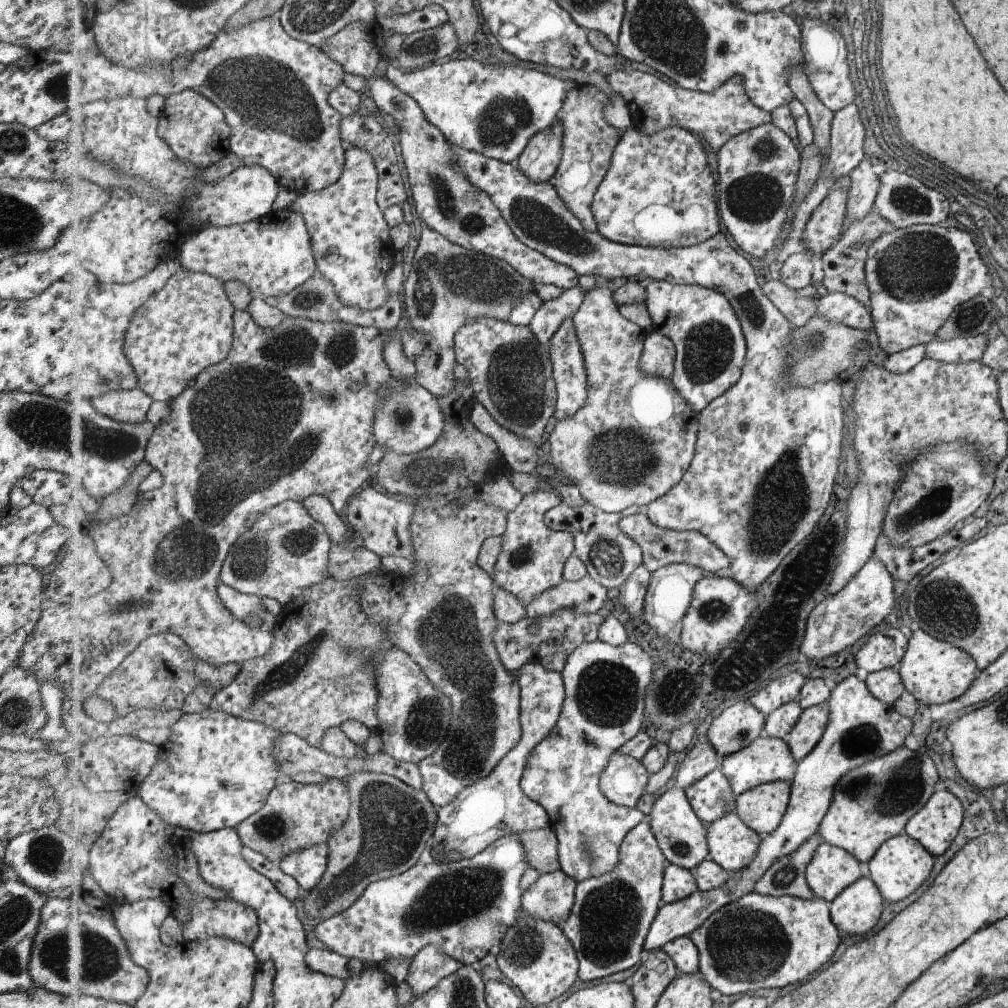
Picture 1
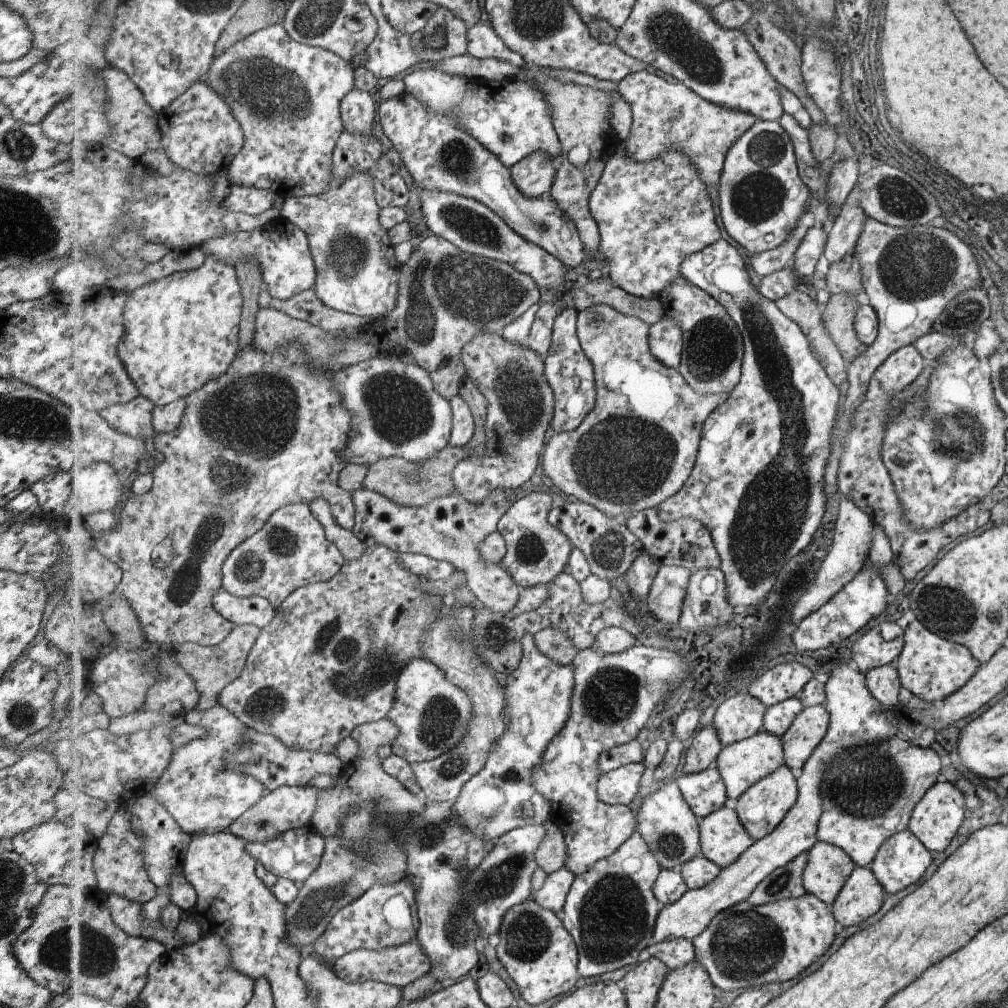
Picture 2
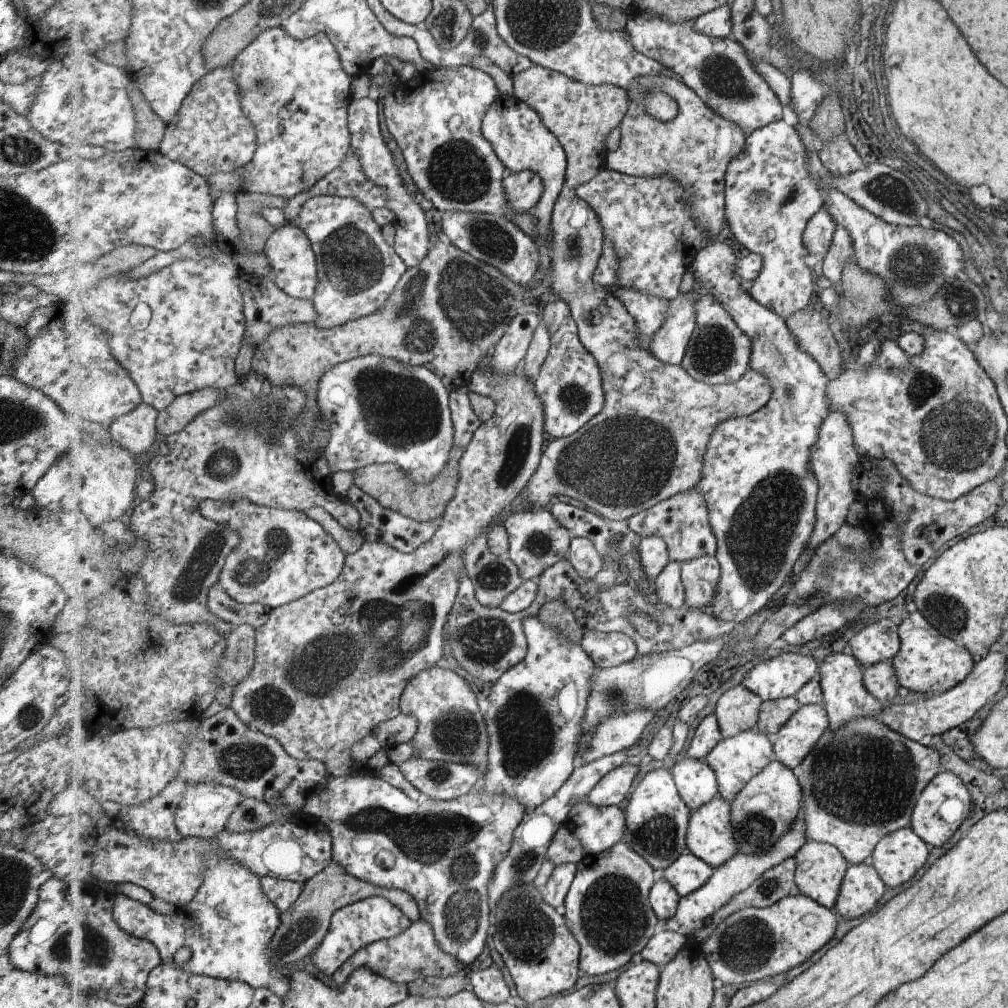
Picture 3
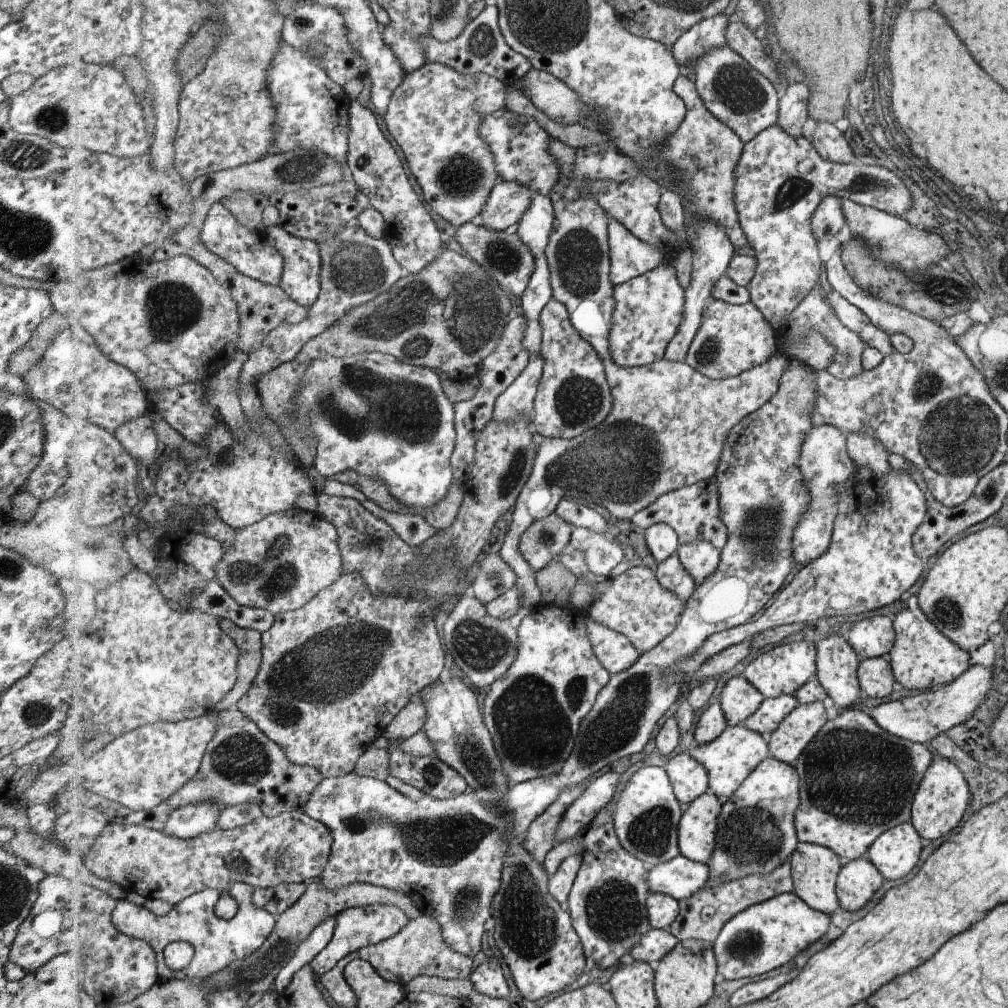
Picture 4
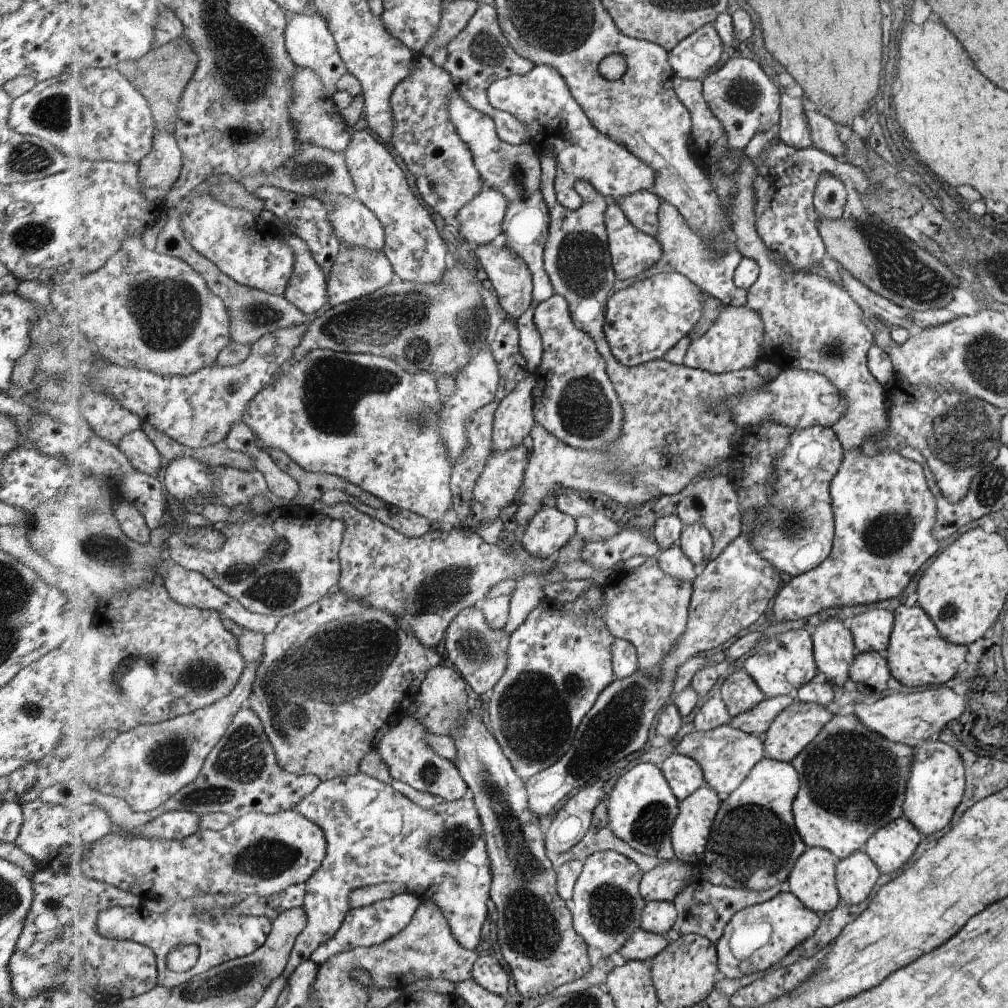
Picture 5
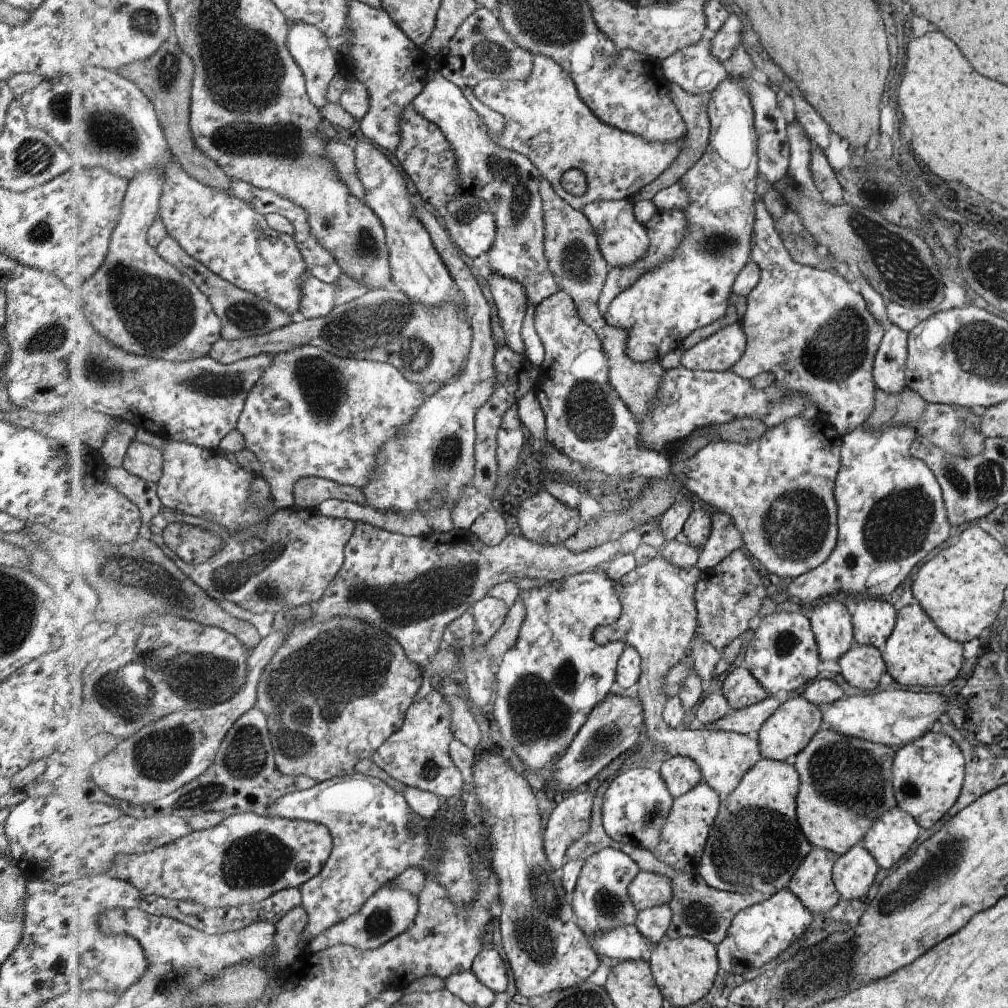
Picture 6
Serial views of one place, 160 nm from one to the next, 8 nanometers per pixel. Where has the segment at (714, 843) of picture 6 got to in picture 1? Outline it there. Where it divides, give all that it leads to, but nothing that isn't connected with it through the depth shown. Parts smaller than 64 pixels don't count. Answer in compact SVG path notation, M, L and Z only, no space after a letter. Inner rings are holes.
M777 780L737 796L737 814L760 834L771 835L782 824L790 807L793 784Z

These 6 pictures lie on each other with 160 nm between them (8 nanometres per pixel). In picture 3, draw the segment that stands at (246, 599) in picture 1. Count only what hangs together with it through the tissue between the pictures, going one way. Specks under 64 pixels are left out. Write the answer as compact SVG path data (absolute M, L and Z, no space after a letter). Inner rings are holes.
M215 584L208 596L208 607L221 620L234 627L251 625L258 629L270 619L272 609L263 603L243 604L229 596L219 584Z

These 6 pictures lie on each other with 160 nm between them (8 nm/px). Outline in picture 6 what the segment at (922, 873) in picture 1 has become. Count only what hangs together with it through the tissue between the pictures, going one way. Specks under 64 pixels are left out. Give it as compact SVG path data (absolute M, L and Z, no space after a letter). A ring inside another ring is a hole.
M896 807L875 820L861 844L881 869L889 870L913 848L917 836L918 822L909 812Z

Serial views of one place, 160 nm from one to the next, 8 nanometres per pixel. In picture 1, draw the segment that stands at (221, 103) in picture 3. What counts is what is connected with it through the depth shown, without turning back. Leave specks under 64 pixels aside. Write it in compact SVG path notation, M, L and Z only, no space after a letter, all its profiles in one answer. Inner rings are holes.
M188 89L167 98L153 95L147 99L147 111L159 117L158 136L185 164L207 169L221 162L232 151L231 126L227 123L226 113L202 93Z

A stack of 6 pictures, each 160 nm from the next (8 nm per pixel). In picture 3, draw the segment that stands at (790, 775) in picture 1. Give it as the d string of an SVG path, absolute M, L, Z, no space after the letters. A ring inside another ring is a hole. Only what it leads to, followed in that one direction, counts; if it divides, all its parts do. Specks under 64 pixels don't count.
M755 727L737 736L721 739L721 742L706 756L705 761L715 769L718 776L719 795L732 803L746 784L761 774L763 769L775 760L777 758L773 737Z

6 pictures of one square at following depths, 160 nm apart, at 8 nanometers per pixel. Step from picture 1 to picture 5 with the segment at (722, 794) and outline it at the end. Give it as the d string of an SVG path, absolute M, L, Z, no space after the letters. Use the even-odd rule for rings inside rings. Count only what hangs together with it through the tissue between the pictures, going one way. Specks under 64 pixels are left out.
M672 752L661 769L681 802L707 785L702 765L690 756Z

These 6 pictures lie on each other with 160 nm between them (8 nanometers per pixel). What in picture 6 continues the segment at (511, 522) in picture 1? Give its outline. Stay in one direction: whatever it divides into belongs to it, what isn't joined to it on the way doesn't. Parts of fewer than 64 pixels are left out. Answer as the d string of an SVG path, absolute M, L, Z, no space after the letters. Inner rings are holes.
M544 491L521 503L518 526L528 540L559 545L580 530L579 518L578 509L571 508Z

